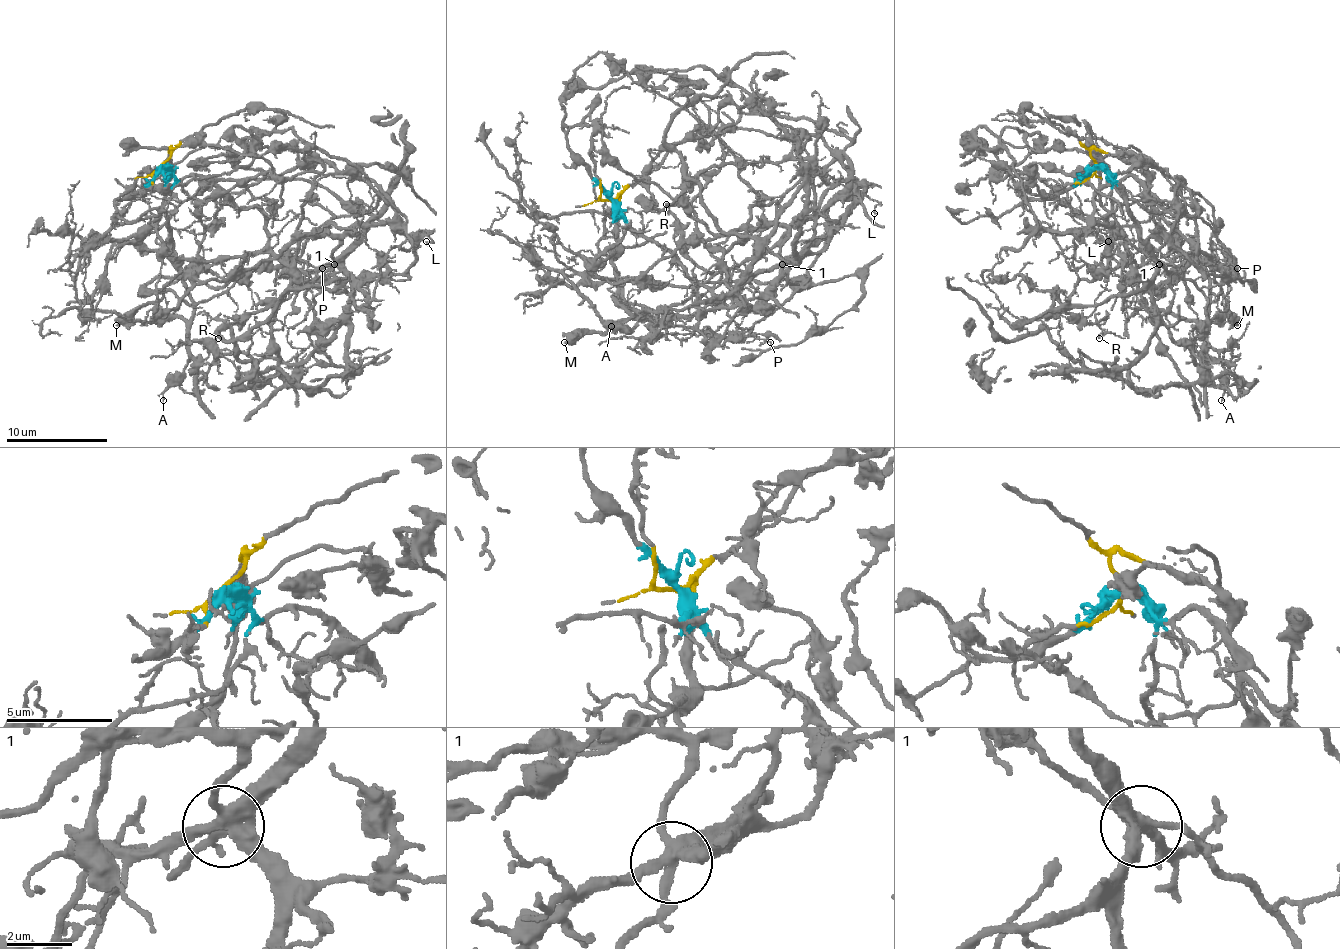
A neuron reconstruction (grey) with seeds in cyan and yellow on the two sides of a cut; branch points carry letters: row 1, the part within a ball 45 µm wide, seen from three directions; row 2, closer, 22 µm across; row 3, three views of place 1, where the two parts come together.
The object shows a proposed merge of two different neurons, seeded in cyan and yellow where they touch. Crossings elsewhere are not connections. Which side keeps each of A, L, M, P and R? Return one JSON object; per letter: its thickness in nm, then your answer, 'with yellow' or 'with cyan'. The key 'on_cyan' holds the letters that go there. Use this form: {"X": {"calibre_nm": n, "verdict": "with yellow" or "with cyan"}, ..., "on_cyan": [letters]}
{"A": {"calibre_nm": 110, "verdict": "with yellow"}, "L": {"calibre_nm": 110, "verdict": "with cyan"}, "M": {"calibre_nm": 300, "verdict": "with yellow"}, "P": {"calibre_nm": 120, "verdict": "with yellow"}, "R": {"calibre_nm": 130, "verdict": "with cyan"}, "on_cyan": ["L", "R"]}

